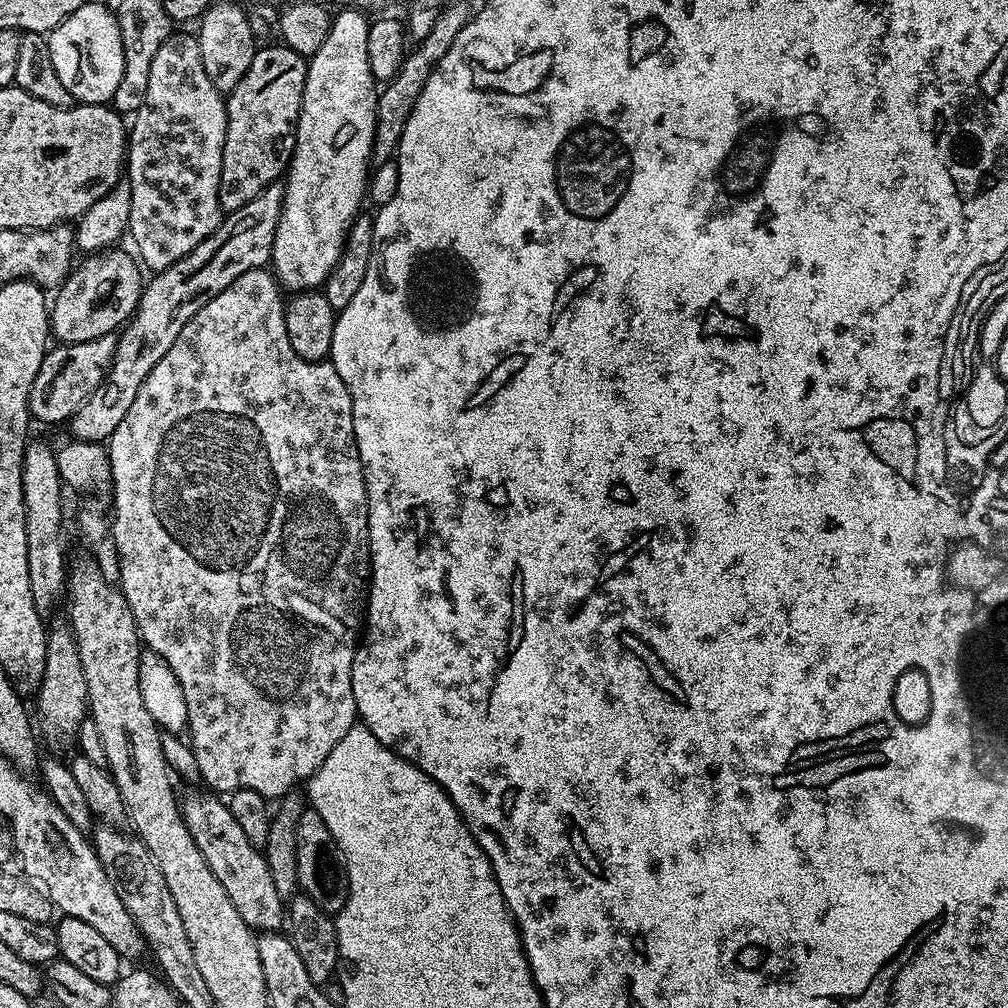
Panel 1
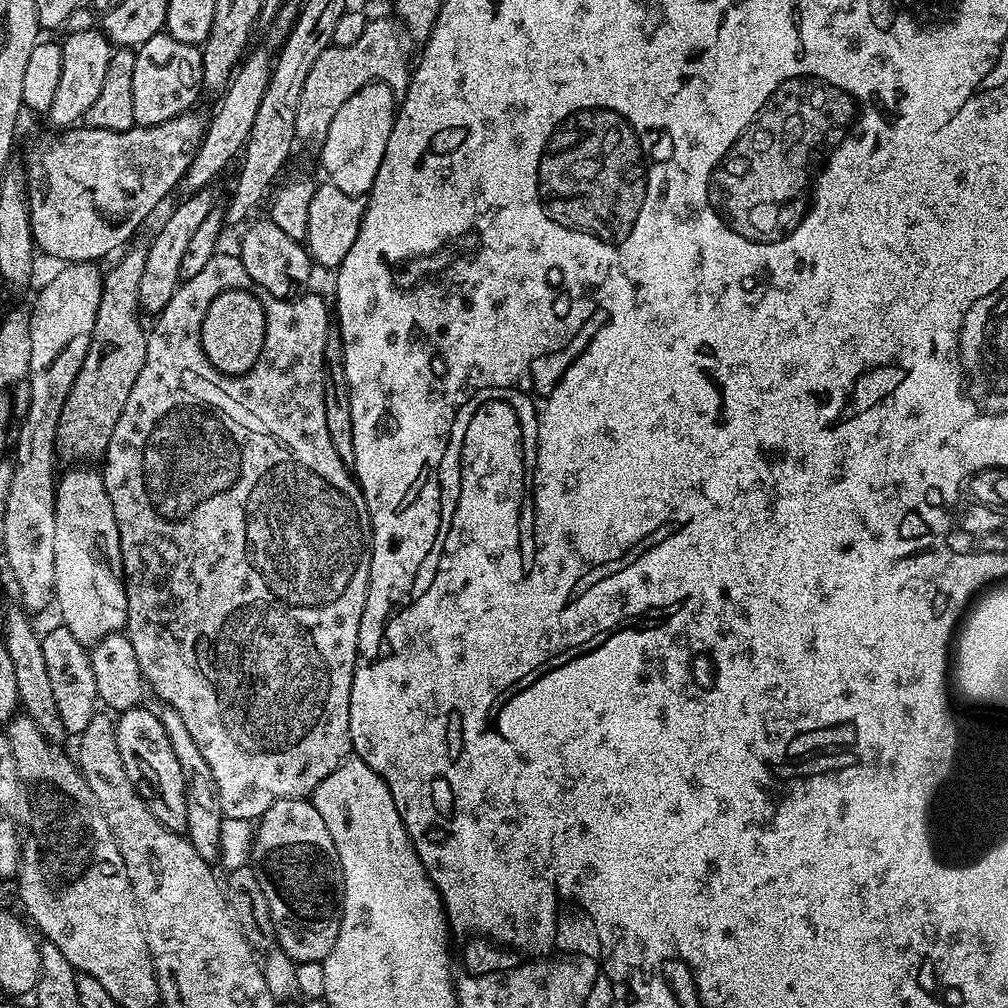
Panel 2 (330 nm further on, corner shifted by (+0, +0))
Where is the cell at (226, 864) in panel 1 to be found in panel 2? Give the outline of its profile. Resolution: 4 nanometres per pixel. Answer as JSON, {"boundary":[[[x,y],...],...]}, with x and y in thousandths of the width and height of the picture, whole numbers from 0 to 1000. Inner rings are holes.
{"boundary":[[[146,700],[130,702],[118,707],[115,714],[117,748],[121,748],[121,760],[133,780],[133,784],[145,796],[145,800],[171,825],[183,825],[185,819],[185,776],[173,752],[173,743],[158,709]]]}

